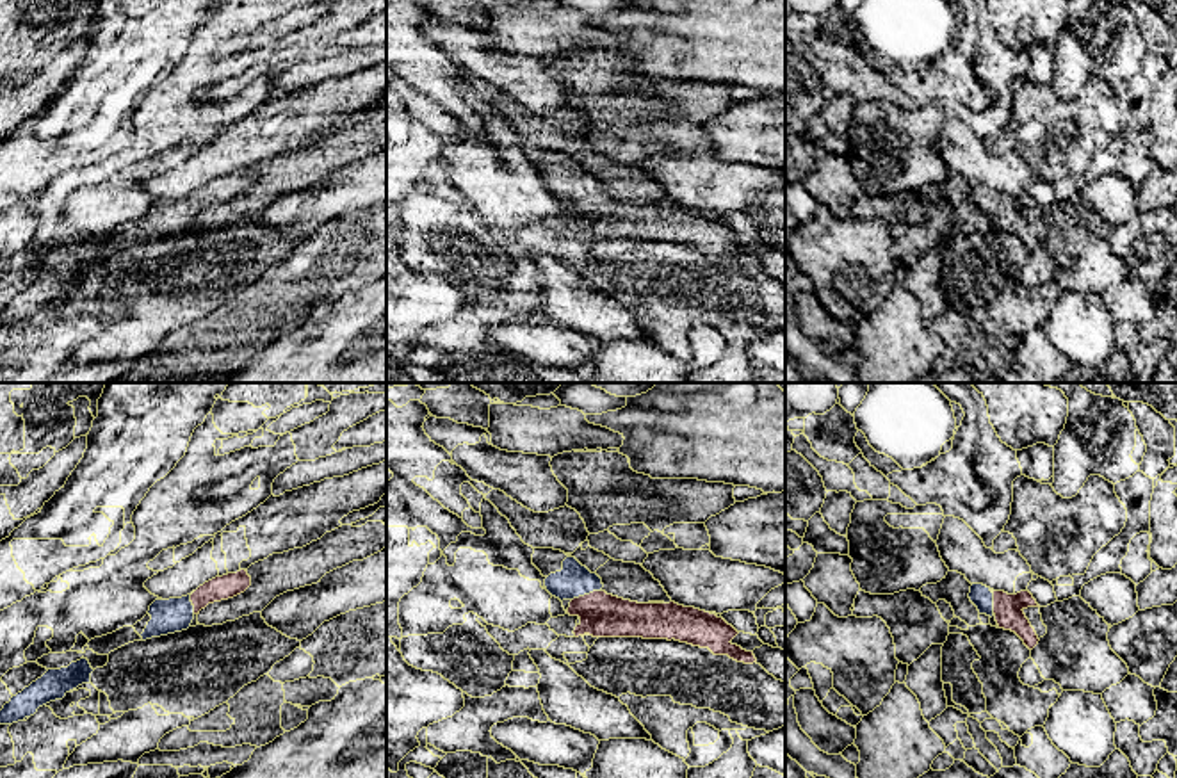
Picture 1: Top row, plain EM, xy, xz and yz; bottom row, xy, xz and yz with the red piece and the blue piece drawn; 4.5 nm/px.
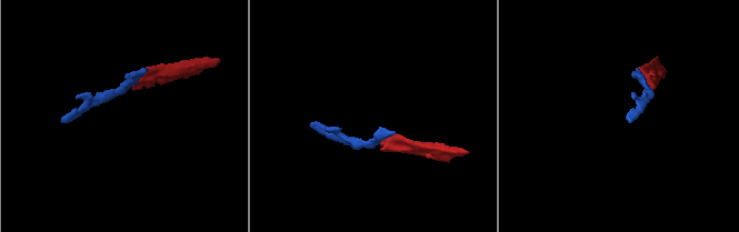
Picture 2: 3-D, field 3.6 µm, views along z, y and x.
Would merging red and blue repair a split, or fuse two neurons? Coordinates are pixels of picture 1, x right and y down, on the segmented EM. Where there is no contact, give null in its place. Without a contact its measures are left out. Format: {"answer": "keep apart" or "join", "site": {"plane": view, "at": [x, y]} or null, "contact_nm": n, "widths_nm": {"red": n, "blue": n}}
{"answer": "join", "site": {"plane": "xz", "at": [586, 595]}, "contact_nm": 140, "widths_nm": {"red": 200, "blue": 150}}

